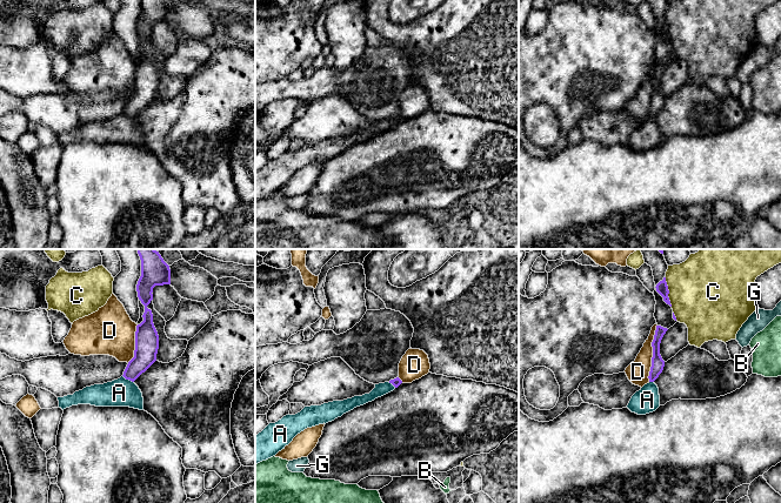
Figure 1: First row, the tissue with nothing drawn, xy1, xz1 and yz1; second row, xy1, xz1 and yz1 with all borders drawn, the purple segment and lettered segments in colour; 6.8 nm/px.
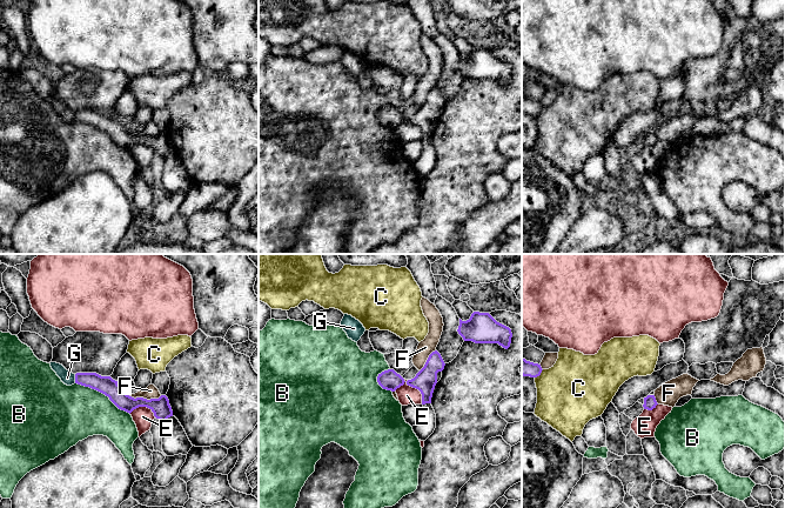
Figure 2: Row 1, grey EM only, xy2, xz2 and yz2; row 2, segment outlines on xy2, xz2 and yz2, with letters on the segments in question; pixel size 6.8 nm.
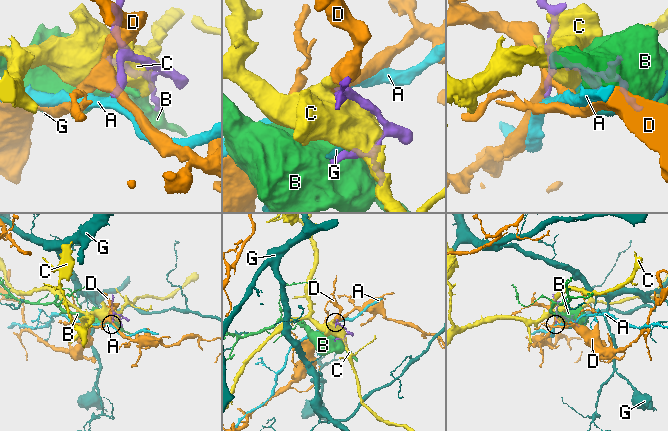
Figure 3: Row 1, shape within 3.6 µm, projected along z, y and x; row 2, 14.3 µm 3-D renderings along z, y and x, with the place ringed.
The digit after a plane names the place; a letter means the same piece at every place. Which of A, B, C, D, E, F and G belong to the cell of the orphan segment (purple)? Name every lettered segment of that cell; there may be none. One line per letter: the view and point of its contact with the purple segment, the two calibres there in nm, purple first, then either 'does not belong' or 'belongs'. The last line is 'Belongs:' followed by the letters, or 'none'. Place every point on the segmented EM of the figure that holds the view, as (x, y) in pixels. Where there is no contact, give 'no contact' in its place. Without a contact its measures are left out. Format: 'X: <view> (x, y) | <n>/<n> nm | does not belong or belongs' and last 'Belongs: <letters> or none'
A: xy1 (128, 379) | 160/190 nm | does not belong
B: xy2 (102, 393) | 120/380 nm | does not belong
C: yz1 (668, 292) | 80/500 nm | does not belong
D: yz1 (653, 353) | 90/160 nm | does not belong
E: xz2 (417, 388) | 150/130 nm | does not belong
F: xy2 (142, 398) | 130/90 nm | does not belong
G: xy2 (75, 379) | 120/90 nm | does not belong
Belongs: none

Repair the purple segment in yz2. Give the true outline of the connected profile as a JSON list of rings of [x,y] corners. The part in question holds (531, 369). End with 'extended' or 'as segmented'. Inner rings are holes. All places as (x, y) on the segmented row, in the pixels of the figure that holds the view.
[[[522,357],[522,375],[523,376],[530,376],[530,377],[537,377],[542,373],[542,367],[538,363],[534,363],[530,361],[526,361]]]; as segmented

